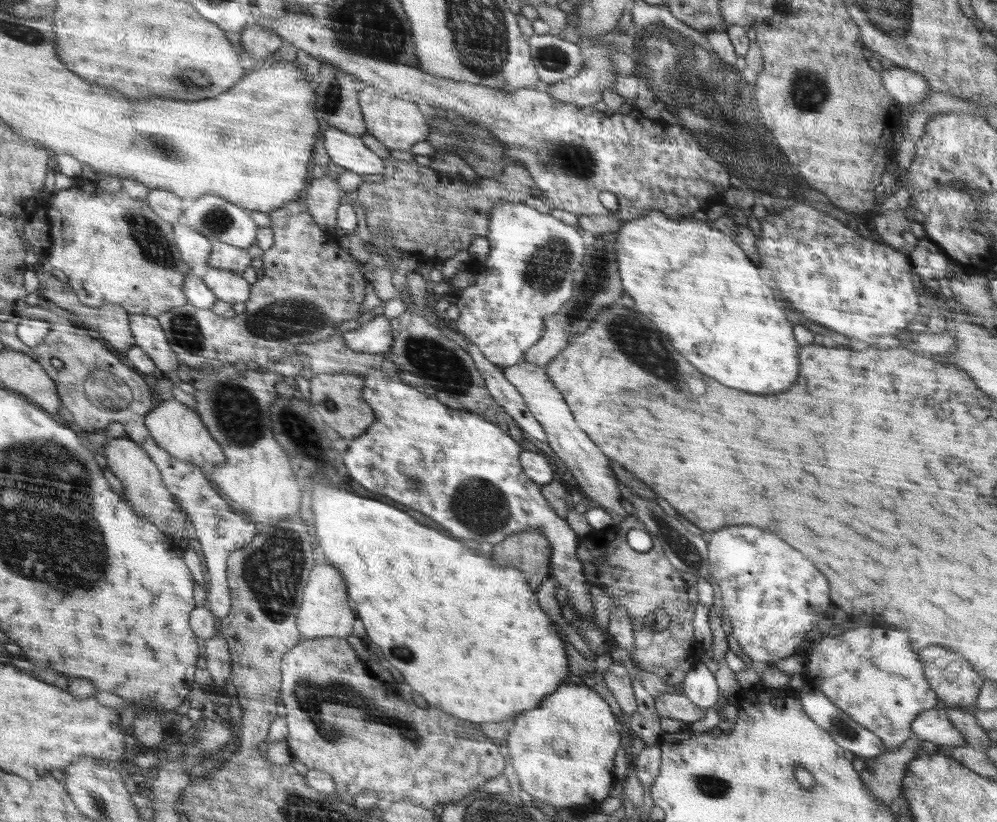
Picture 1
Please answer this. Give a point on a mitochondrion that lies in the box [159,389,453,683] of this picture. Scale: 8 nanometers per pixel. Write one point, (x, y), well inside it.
(272, 572)

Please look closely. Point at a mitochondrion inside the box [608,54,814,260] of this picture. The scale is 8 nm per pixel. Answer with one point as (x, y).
(765, 168)

